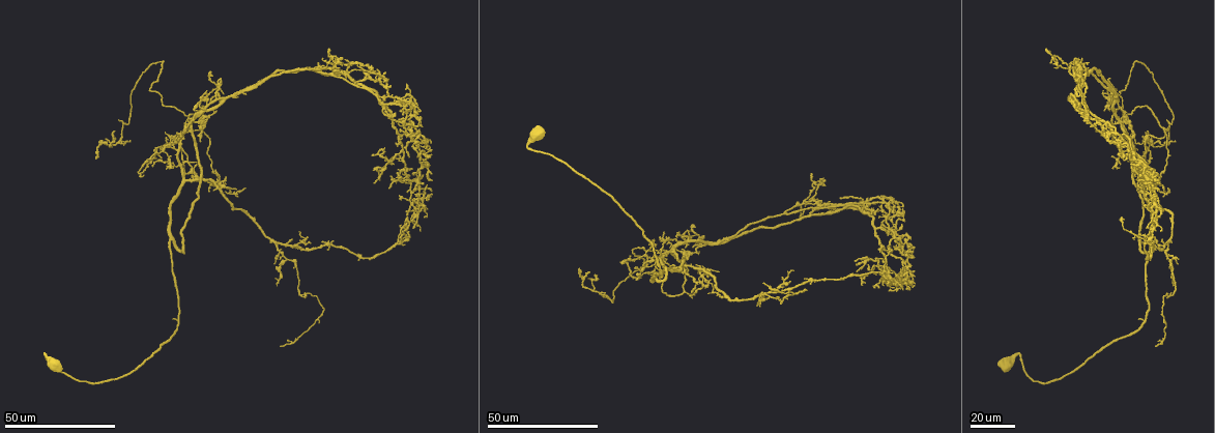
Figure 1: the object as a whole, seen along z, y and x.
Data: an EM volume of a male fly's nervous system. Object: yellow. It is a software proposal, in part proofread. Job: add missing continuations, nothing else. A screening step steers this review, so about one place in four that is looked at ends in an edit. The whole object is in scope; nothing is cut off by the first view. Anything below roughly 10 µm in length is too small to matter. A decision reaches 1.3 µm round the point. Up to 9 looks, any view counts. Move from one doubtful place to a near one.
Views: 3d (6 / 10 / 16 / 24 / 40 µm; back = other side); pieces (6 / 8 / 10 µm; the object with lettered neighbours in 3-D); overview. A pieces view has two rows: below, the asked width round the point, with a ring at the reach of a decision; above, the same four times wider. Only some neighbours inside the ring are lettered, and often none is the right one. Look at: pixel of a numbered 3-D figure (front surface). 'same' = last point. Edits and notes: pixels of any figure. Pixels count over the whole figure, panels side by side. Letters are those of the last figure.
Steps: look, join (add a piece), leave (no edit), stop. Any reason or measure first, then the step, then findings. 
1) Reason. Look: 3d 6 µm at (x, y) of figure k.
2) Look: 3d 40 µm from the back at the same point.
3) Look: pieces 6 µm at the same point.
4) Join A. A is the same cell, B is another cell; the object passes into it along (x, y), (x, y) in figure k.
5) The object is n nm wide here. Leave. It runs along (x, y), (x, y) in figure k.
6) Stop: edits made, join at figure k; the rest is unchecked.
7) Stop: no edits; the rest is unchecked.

Branch stops here. Look: 3d 40 µm at (390, 187) of figure 1.

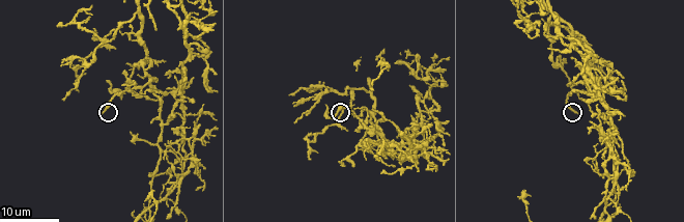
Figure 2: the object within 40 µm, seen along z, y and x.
Look: pieces 10 µm at (102, 112) of figure 2.

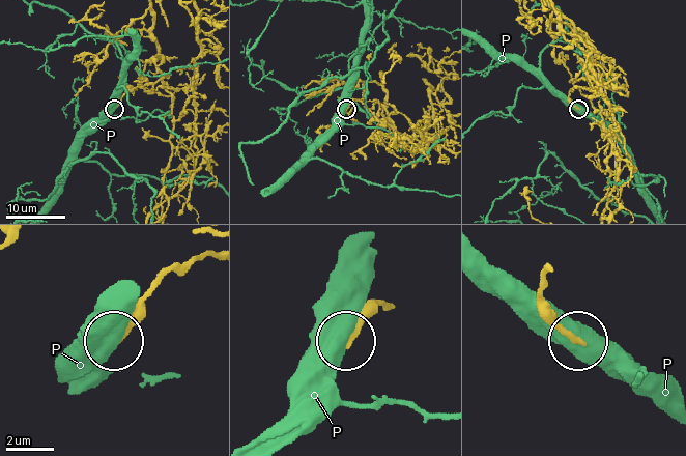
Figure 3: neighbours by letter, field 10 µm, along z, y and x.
Leave. P is another cell; it runs along (548, 273), (542, 290), (550, 314), (576, 336) in figure 3; no lettered piece goes on from it.

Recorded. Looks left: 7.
Branch stops here. Look: 3d 16 µm at (609, 61) of figure 2.

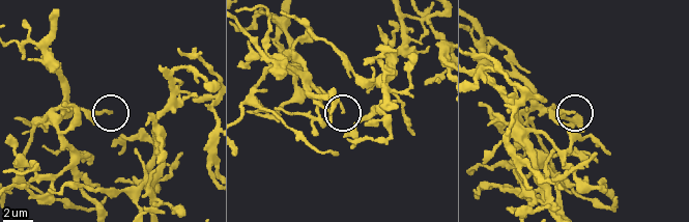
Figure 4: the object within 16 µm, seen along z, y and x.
Look: 3d 10 µm at (343, 113) of figure 4.

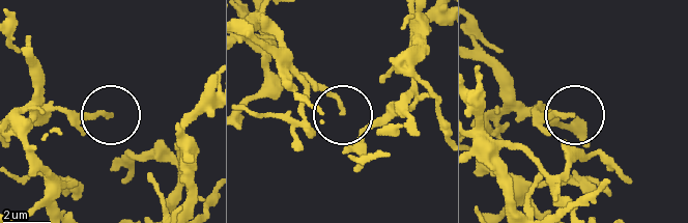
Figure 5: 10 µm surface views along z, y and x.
Look: pieces 8 µm at (112, 114) of figure 5.

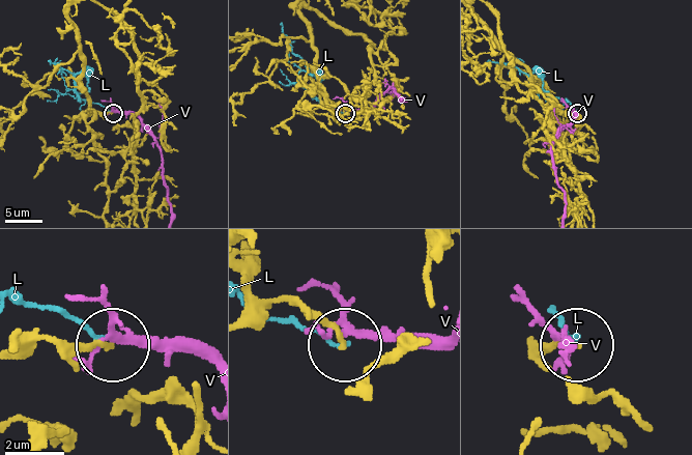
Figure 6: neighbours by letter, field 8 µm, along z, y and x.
The object is 170 nm wide here. Leave. L and V are other cells; it runs along (246, 283), (258, 295), (303, 303), (345, 340) in figure 6; none of them fits.

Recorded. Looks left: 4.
Branch stops here. Look: 3d 40 µm at (402, 115) of figure 1.

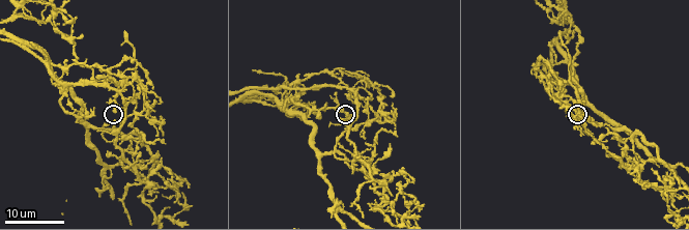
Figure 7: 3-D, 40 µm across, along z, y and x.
Look: pieces 8 µm at (115, 110) of figure 7.

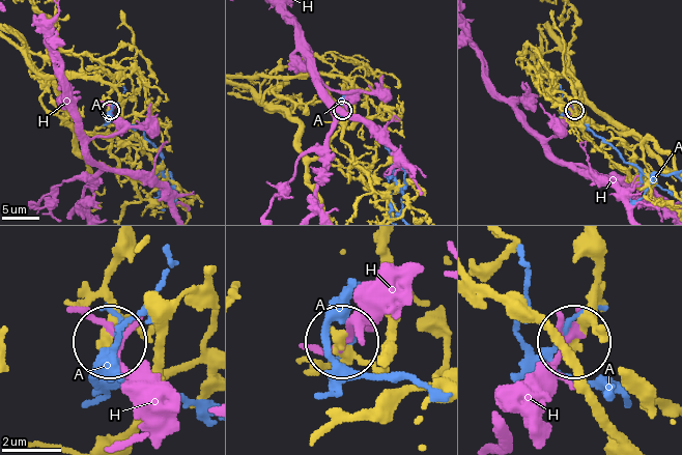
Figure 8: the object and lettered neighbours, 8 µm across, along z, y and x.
Leave. A and H are other cells; none of them fits.

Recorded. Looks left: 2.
Branch stops here. Look: 3d 16 µm at (569, 17) of figure 7.

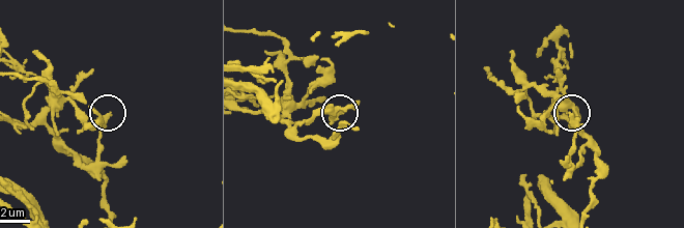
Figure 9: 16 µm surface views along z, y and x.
What lies round it. Look: pieces 6 µm at (573, 115) of figure 9.

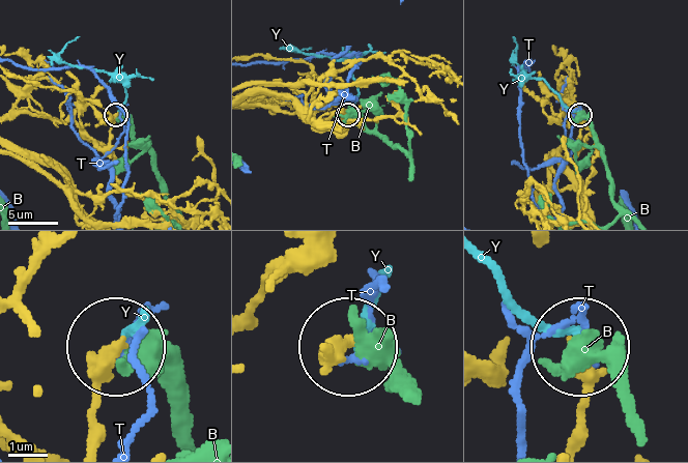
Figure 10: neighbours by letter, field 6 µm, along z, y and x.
Leave. B, T and Y are other cells; it runs along (89, 437), (95, 378), (112, 352) in figure 10; none of them fits.

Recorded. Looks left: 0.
Stop: no edits; the rest is unchecked.

